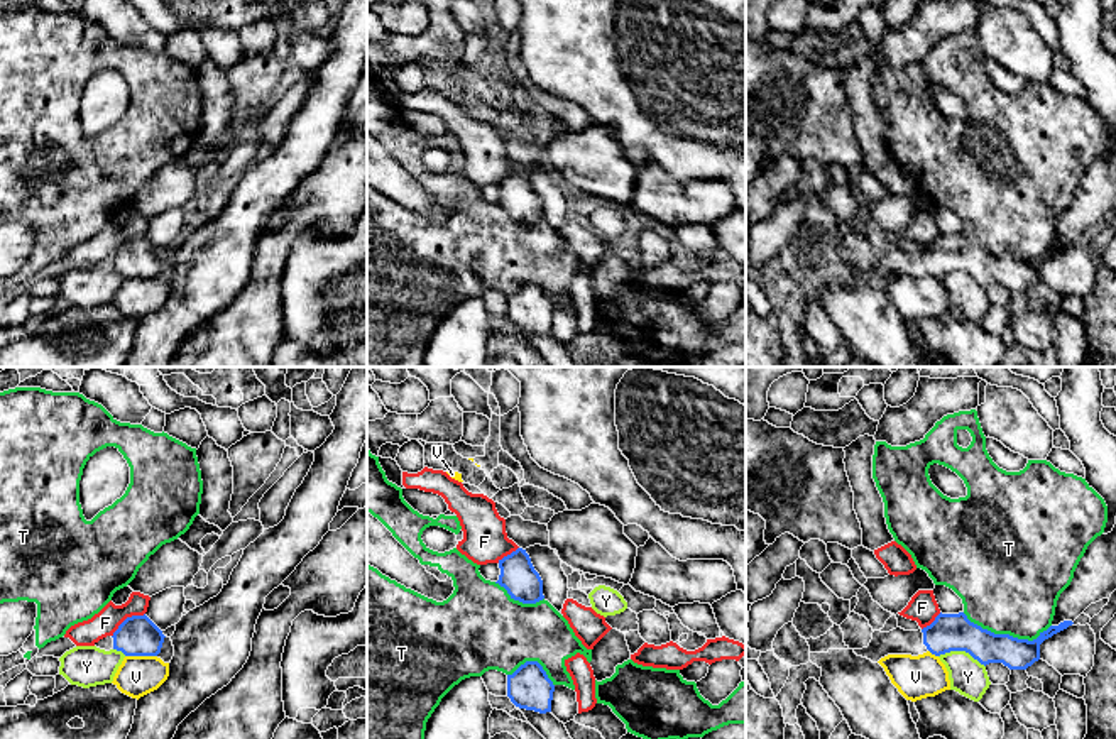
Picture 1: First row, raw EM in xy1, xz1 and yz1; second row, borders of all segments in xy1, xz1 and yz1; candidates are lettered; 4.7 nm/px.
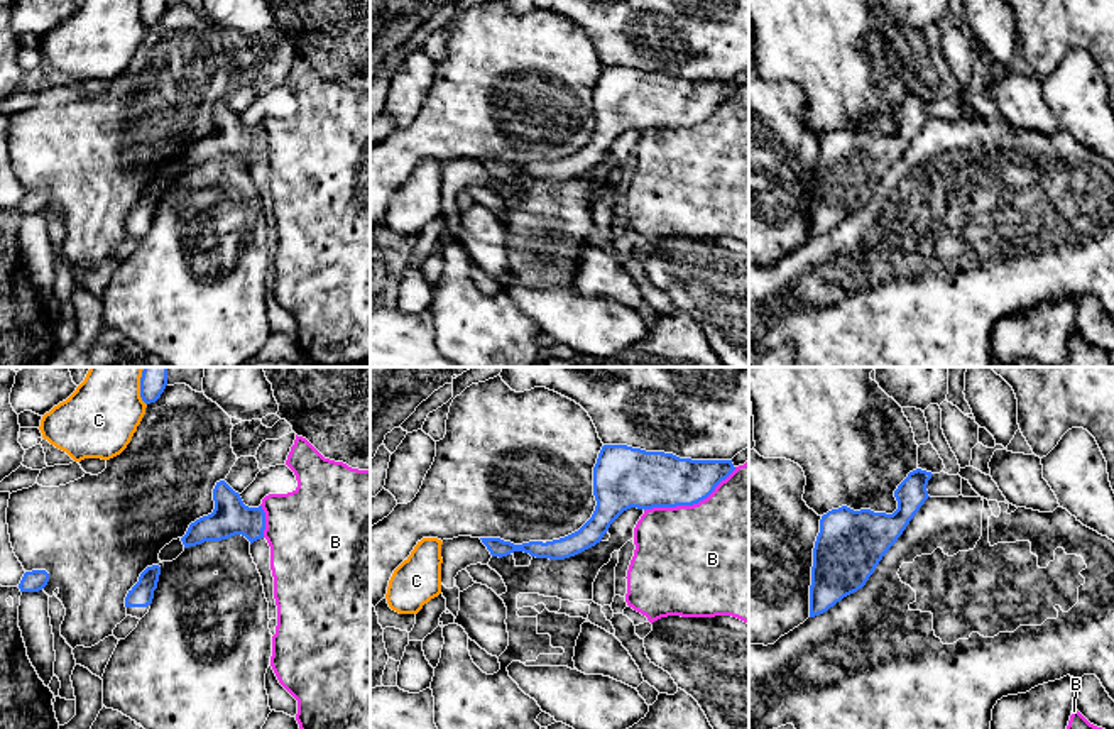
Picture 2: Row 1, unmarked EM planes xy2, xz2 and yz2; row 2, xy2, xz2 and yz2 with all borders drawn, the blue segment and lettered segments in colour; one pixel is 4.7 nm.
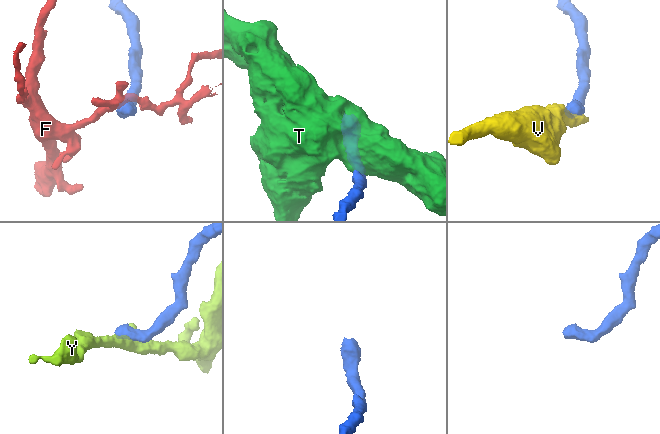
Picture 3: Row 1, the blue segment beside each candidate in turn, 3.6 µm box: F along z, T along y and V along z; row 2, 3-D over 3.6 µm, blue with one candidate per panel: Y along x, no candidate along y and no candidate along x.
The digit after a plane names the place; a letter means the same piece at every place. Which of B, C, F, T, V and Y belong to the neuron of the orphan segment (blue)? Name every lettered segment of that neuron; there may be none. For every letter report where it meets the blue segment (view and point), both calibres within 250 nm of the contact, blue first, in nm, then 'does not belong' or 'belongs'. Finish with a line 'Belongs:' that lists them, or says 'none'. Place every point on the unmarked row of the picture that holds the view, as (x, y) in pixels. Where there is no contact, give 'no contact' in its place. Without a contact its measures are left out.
B: xz2 (690, 126) | 280/500 nm | does not belong
C: xy2 (141, 14) | 110/360 nm | does not belong
F: xy1 (125, 240) | 190/120 nm | does not belong
T: yz1 (1006, 256) | 180/480 nm | does not belong
V: xy1 (141, 276) | 190/190 nm | does not belong
Y: yz1 (962, 271) | 180/170 nm | does not belong
Belongs: none

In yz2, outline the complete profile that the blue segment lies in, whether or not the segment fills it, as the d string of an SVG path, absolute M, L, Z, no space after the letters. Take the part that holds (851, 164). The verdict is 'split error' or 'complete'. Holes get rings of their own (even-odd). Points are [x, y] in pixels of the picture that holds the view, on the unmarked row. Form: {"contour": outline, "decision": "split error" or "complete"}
{"contour": "M921 90L909 93L894 112L898 130L893 135L874 134L871 130L854 132L842 127L822 137L820 154L813 169L810 238L827 233L844 218L866 206L882 178L898 162L909 142L930 118L926 107L931 96L931 93Z", "decision": "complete"}

